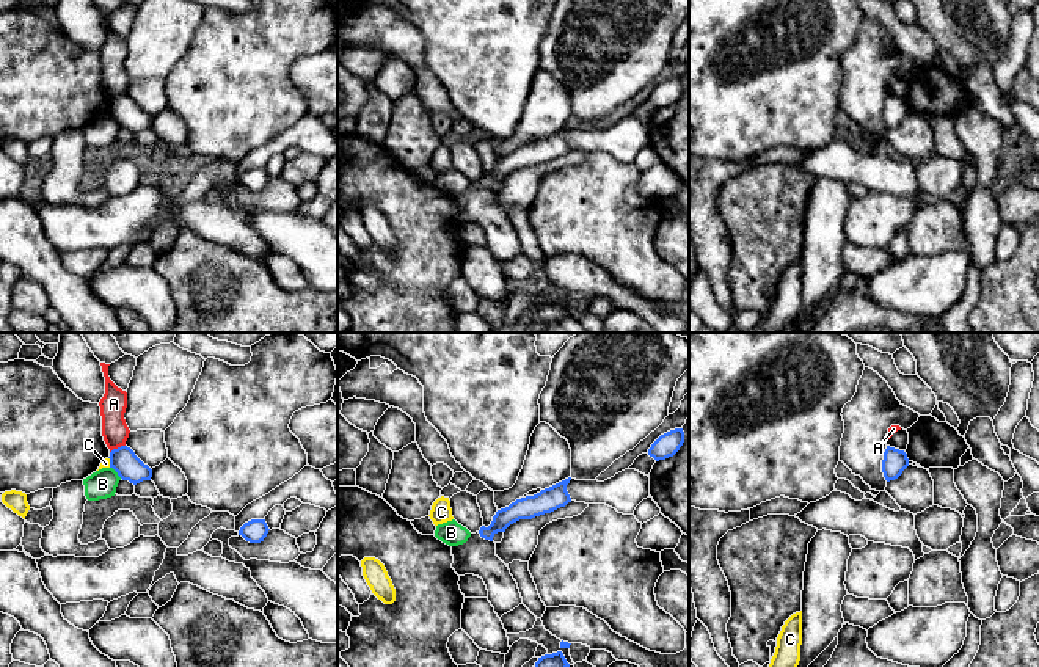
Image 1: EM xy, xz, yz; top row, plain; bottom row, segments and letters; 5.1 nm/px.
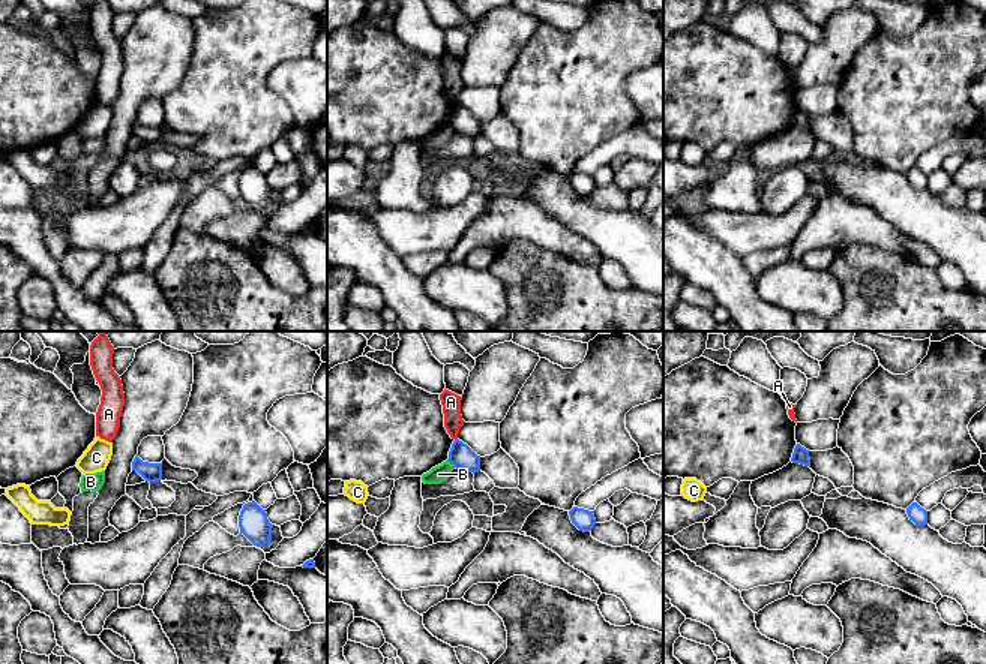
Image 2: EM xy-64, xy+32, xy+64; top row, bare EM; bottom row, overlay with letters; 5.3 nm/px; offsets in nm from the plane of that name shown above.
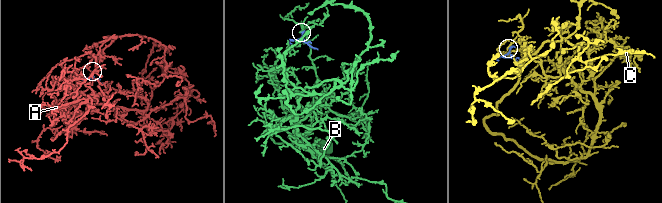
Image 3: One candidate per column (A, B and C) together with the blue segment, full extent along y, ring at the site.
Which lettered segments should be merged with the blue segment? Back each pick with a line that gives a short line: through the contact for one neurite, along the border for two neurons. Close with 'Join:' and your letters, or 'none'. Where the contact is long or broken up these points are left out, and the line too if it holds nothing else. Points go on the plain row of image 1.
Join: none

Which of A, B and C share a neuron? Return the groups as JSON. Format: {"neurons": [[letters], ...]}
{"neurons": [["A"], ["B"], ["C"]]}

